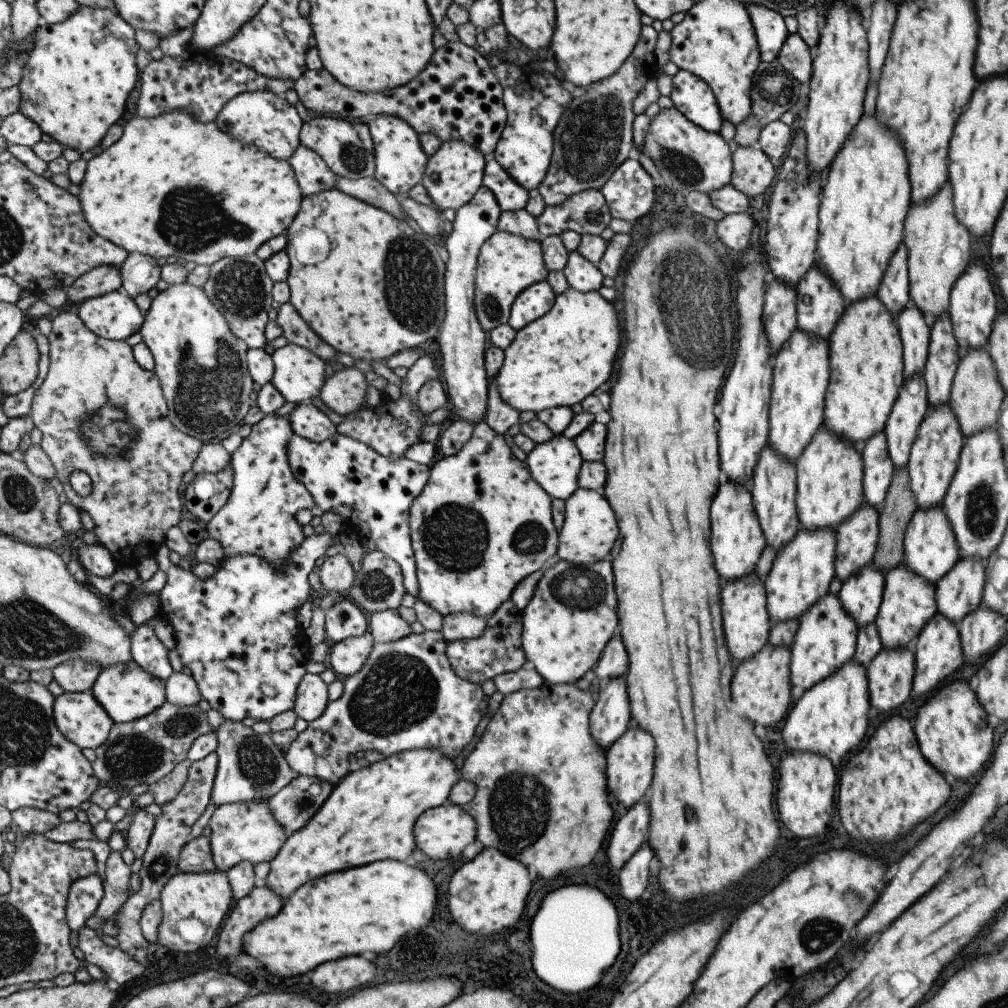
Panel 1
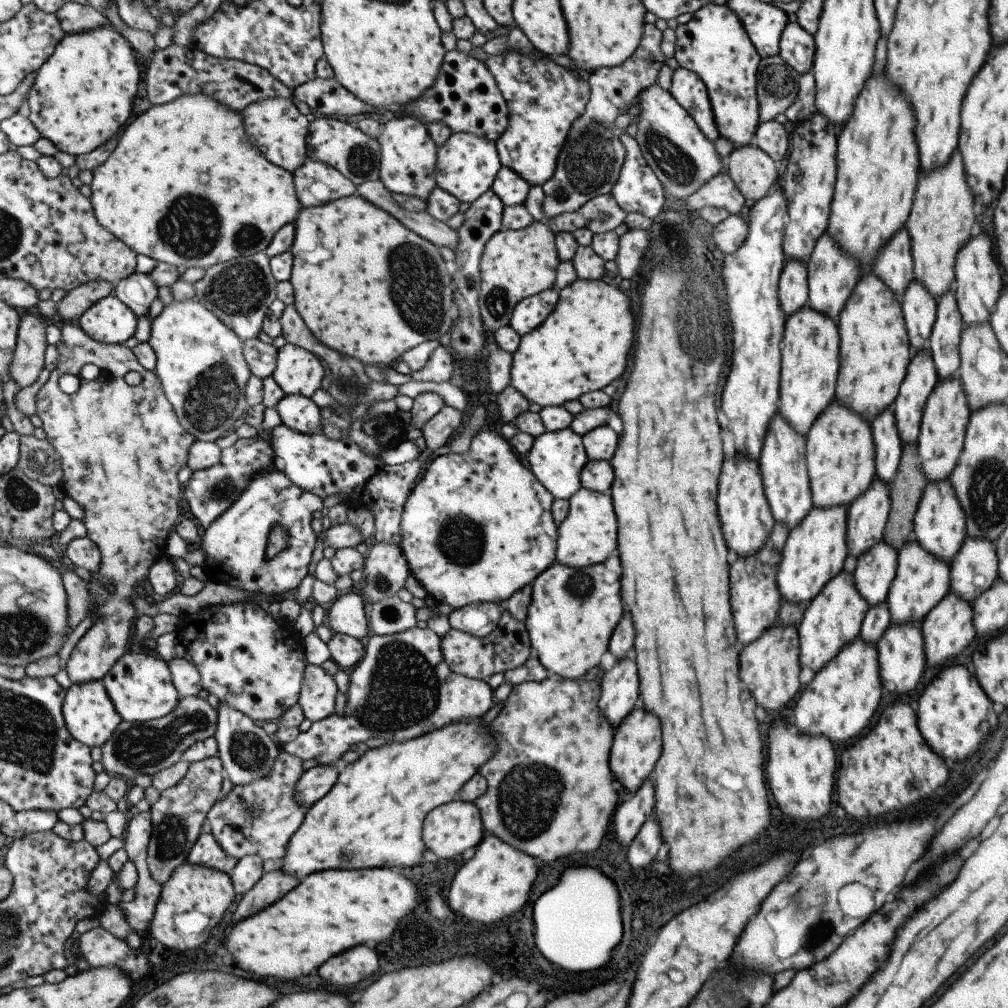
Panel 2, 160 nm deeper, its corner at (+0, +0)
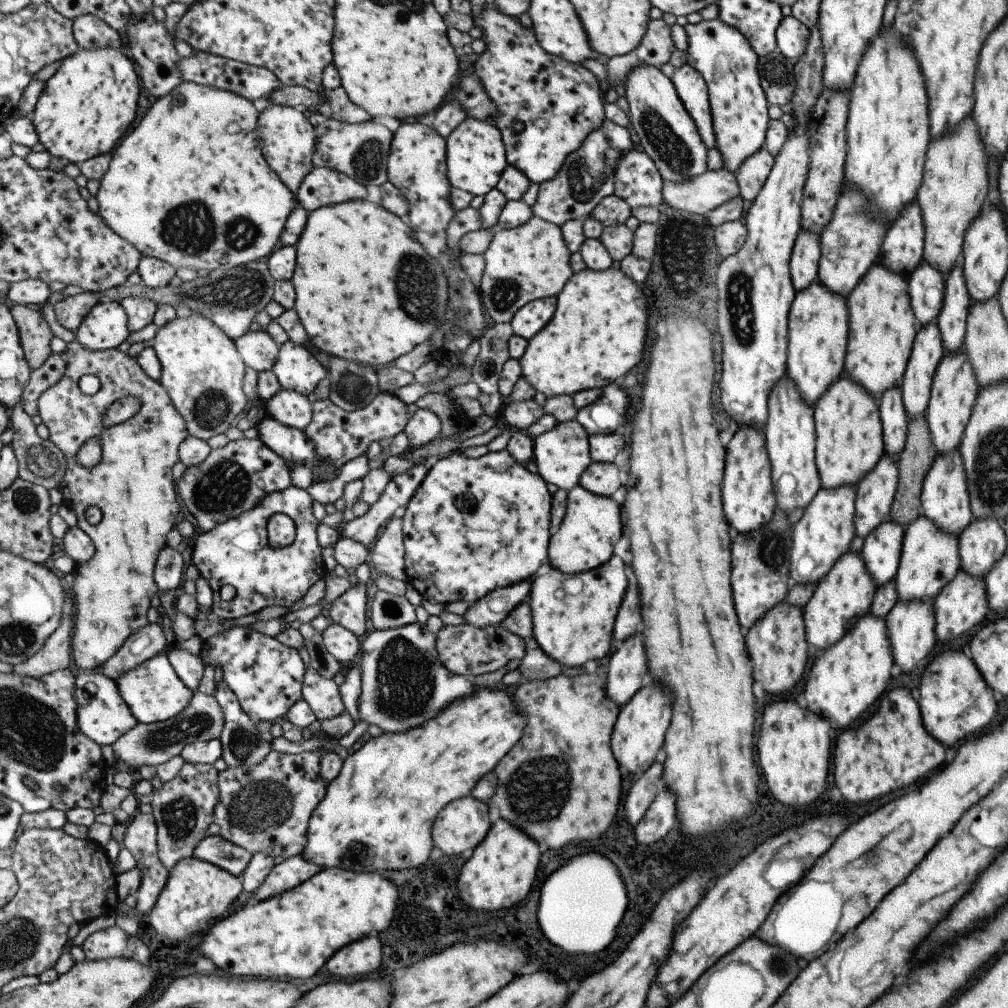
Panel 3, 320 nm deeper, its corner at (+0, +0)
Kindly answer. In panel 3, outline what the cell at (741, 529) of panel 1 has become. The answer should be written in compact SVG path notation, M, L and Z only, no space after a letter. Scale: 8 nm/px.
M739 427L725 448L725 474L721 482L721 502L725 520L747 534L765 524L776 510L776 500L770 477L770 462L765 450L762 429Z

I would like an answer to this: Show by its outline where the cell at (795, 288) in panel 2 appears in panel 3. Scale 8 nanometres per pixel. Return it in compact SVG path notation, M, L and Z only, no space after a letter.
M800 229L792 246L789 274L793 288L802 291L816 280L820 257L820 236Z

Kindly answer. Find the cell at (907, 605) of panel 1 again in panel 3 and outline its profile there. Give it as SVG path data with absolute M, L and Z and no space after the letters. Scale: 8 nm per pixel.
M920 514L904 528L898 569L893 578L899 600L929 601L947 584L960 569L958 536L949 534Z

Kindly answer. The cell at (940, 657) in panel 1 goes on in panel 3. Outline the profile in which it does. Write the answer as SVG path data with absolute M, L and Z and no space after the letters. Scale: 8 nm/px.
M959 569L931 601L934 610L936 642L937 640L949 640L953 636L959 636L959 634L971 630L973 626L981 624L983 617L988 614L984 579L971 576L963 569Z

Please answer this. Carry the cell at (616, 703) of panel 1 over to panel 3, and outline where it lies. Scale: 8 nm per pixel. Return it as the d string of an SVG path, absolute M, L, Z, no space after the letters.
M639 632L631 634L607 660L607 696L622 706L645 684L645 650Z

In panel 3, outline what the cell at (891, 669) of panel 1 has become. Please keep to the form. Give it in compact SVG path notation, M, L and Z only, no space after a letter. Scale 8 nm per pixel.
M899 600L891 607L891 610L884 616L886 631L890 642L894 664L897 664L903 672L909 672L917 666L917 662L923 662L931 657L933 644L936 642L934 631L934 610L932 601L907 601Z

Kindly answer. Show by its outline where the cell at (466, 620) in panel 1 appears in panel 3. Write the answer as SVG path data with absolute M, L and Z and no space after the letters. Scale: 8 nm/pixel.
M530 579L511 588L495 590L467 609L463 614L465 623L477 628L502 625L519 604L530 599L531 590Z

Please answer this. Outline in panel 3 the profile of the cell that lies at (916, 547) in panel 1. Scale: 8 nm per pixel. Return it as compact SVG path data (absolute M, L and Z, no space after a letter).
M958 448L947 455L936 454L922 480L920 492L921 514L941 530L958 536L973 519L966 486L965 471Z

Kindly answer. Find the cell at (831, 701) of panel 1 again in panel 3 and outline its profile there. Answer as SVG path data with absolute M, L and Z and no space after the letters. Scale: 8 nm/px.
M871 613L860 616L834 645L813 660L803 688L806 709L821 714L835 728L851 726L885 692L893 664L884 618Z

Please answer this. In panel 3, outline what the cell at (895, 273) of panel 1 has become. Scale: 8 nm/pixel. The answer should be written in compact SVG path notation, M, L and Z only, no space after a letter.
M913 200L890 224L881 243L877 262L907 278L922 260L924 226L917 201Z

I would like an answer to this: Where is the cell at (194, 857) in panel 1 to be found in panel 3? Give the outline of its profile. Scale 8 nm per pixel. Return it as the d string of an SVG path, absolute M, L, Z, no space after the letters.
M220 835L204 839L194 853L194 857L218 865L237 877L243 876L243 872L247 871L253 856L245 848L231 844Z

